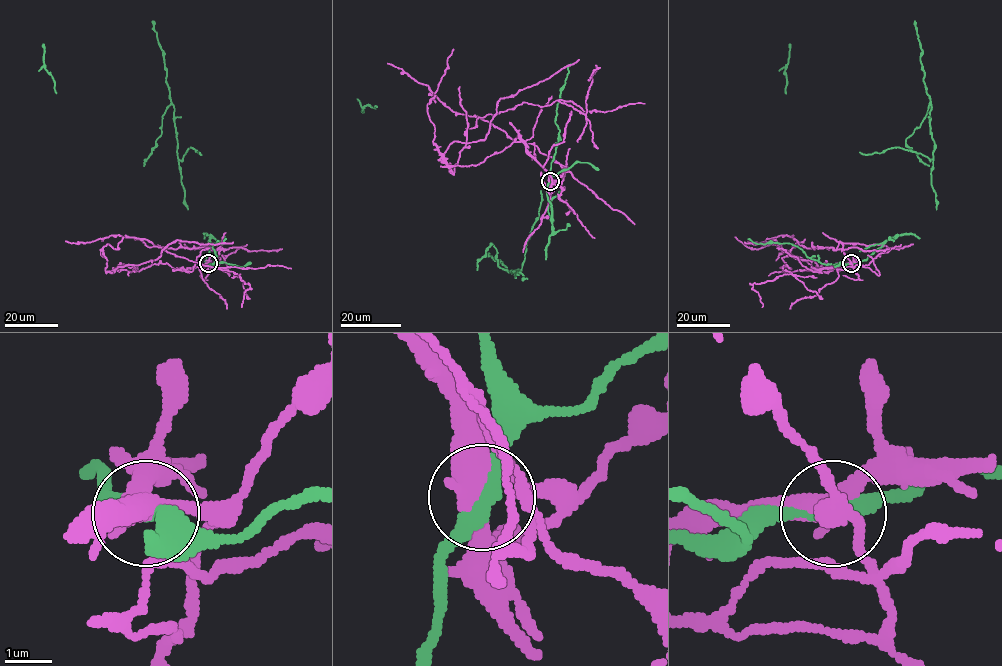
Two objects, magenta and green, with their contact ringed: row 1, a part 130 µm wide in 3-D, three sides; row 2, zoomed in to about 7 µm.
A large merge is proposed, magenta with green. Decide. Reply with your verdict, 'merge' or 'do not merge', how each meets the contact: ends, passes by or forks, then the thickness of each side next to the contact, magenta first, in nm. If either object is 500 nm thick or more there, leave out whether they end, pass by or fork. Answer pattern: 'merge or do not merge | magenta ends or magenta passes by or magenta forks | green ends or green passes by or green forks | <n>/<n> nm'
do not merge | magenta forks | green passes by | 400/320 nm

